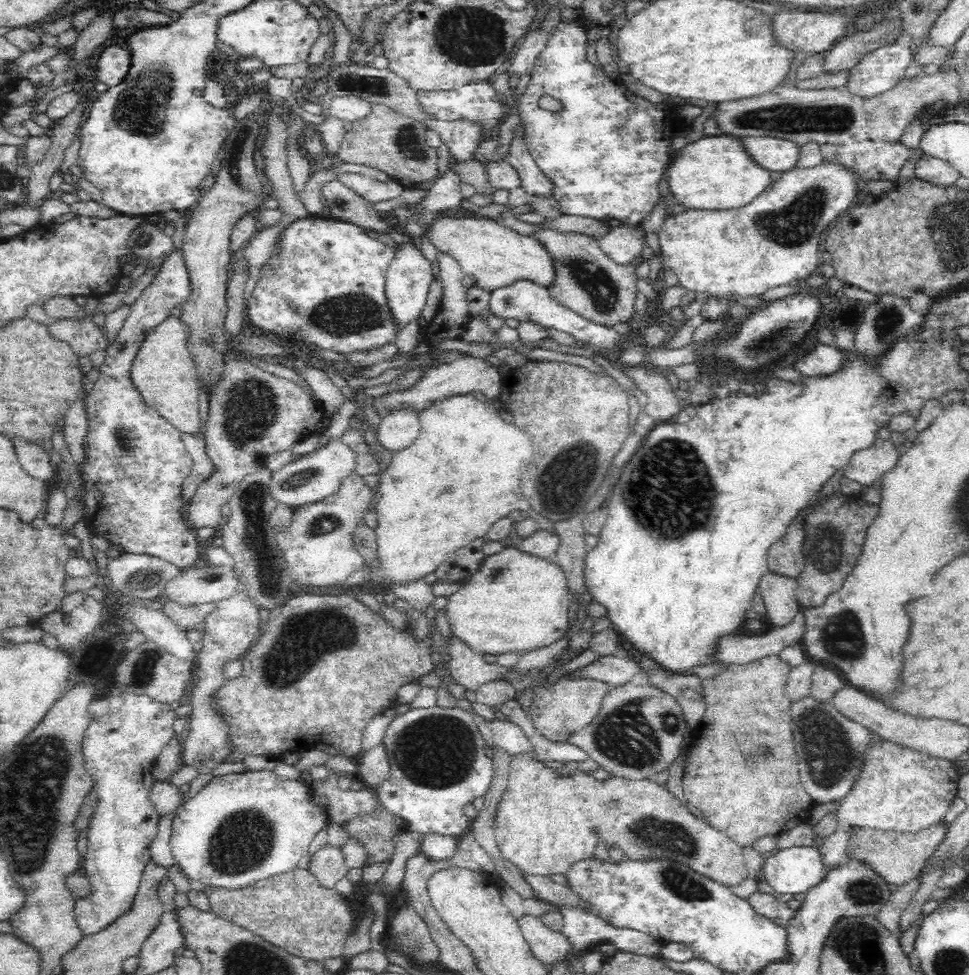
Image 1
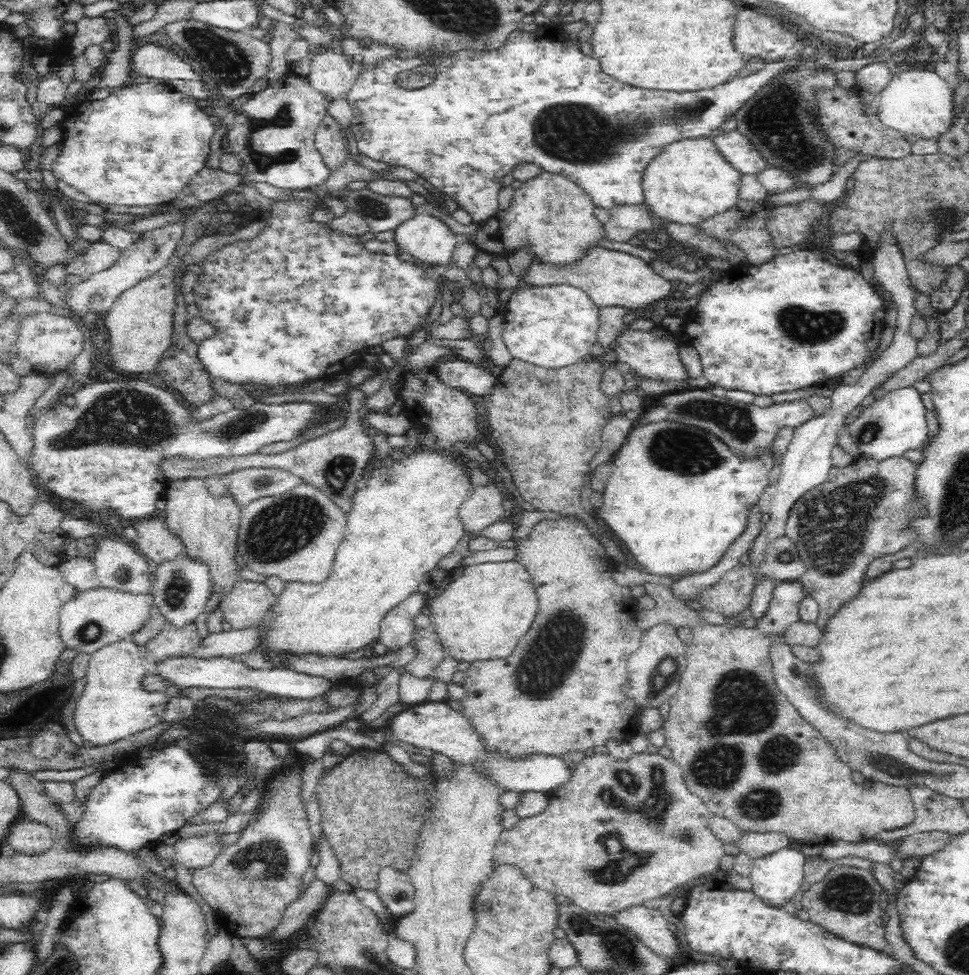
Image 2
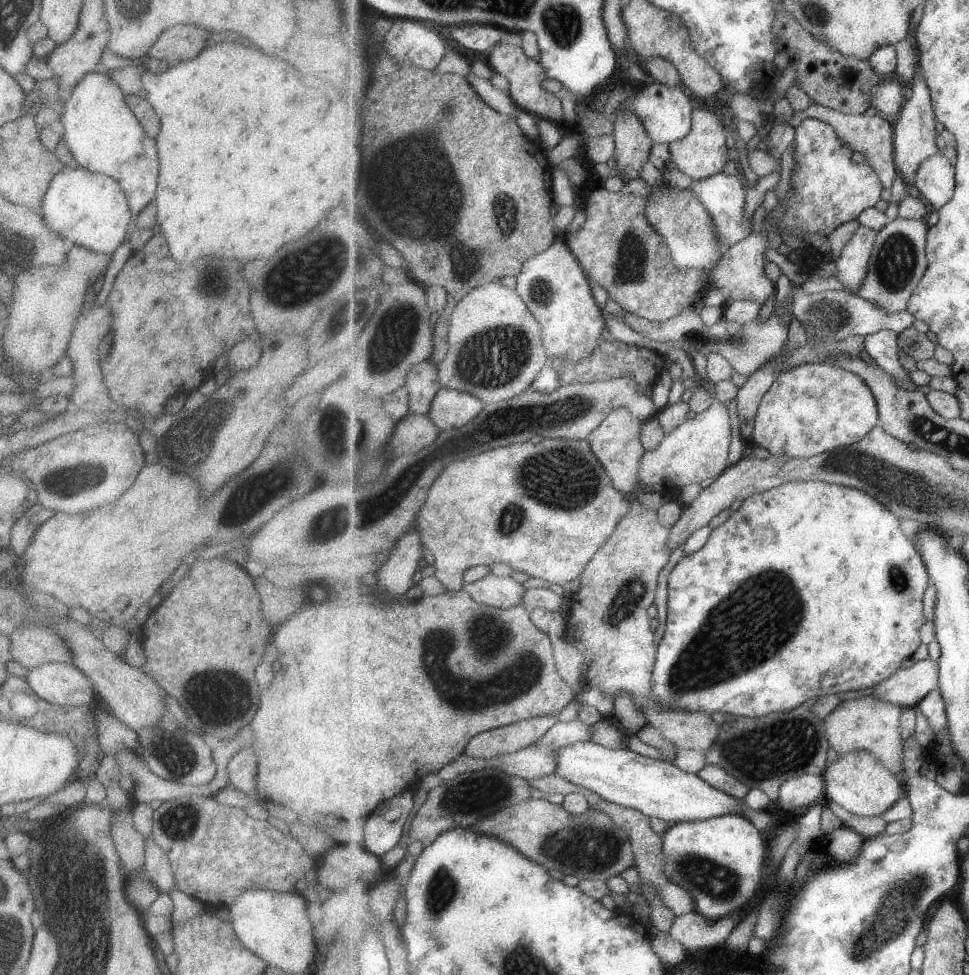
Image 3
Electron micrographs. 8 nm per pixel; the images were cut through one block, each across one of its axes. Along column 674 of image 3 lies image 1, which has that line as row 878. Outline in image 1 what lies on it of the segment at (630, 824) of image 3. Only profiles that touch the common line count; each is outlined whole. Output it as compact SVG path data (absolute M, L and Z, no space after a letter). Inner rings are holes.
M947 819L933 821L916 832L854 826L848 830L844 861L868 867L887 883L904 884L916 876L916 872L935 854L947 833Z

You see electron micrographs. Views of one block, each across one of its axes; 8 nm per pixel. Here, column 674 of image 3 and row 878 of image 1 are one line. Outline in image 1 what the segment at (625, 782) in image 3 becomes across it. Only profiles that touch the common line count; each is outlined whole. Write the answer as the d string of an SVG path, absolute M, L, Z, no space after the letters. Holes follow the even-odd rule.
M808 845L783 848L764 859L762 878L778 894L807 893L823 881L819 849Z

